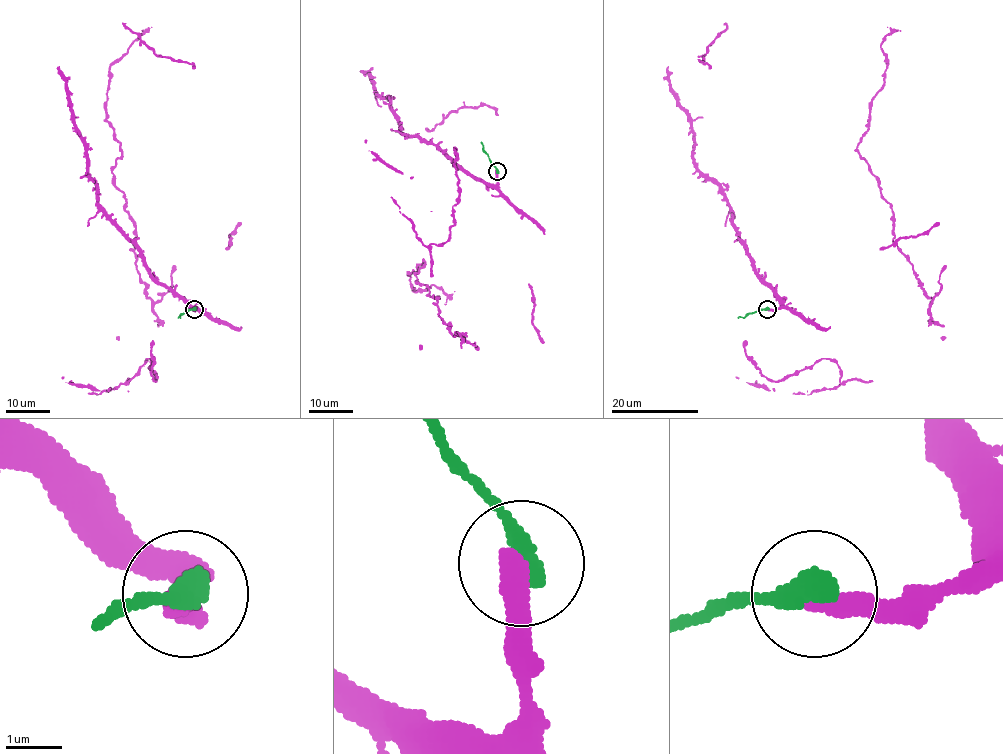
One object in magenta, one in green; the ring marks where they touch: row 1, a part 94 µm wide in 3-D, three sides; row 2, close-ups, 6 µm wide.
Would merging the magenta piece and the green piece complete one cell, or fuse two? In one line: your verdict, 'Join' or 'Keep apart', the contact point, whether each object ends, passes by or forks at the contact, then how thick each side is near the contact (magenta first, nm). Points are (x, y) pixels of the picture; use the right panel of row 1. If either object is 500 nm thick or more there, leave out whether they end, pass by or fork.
Keep apart. Place: (767, 309). At the ring magenta ends. At the ring green ends. Thickness 440 nm (magenta) against 460 nm

